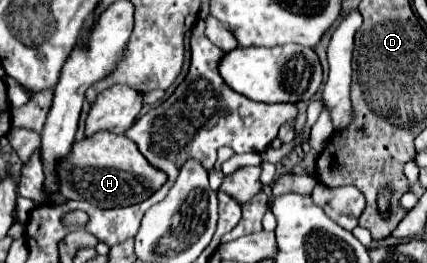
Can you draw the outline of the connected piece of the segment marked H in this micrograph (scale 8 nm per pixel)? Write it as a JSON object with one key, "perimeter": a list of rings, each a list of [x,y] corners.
{"perimeter":[[[99,131],[91,137],[75,141],[69,155],[61,157],[55,167],[59,193],[67,199],[89,201],[95,207],[127,207],[151,197],[165,181],[165,175],[153,169],[139,153],[137,145],[125,135]]]}

